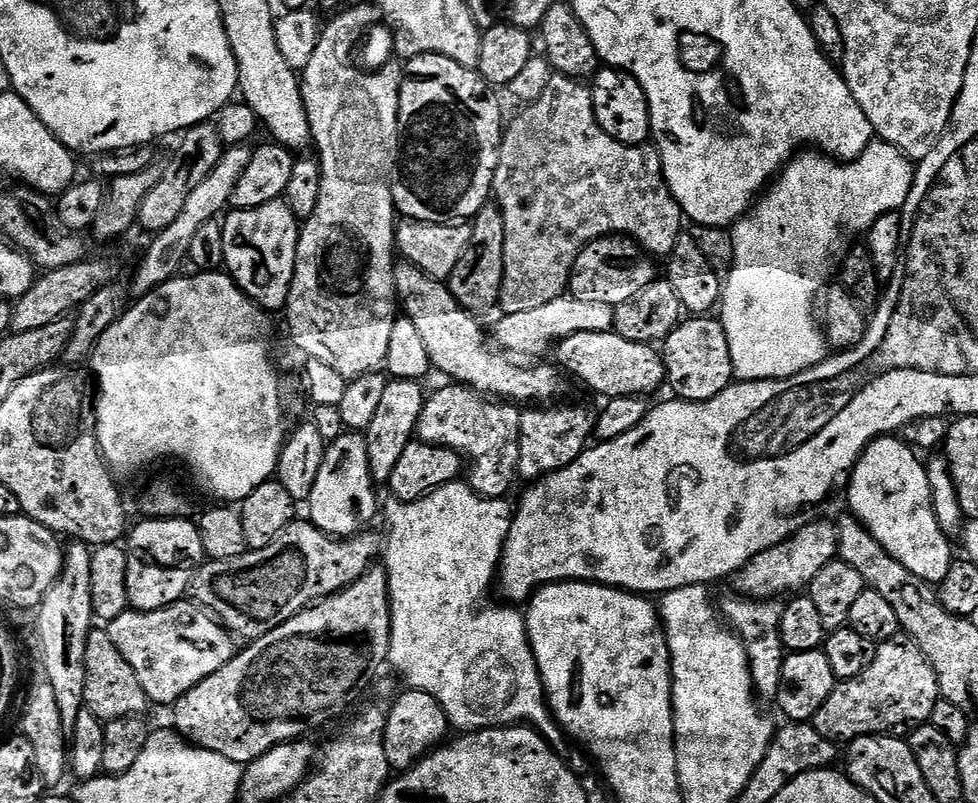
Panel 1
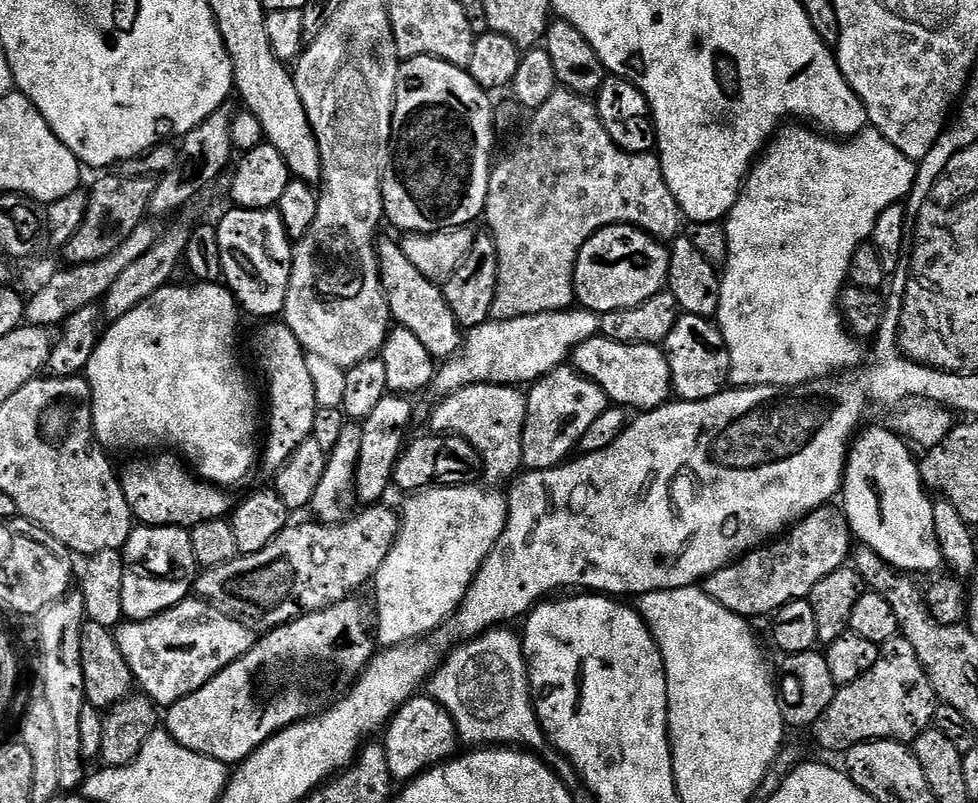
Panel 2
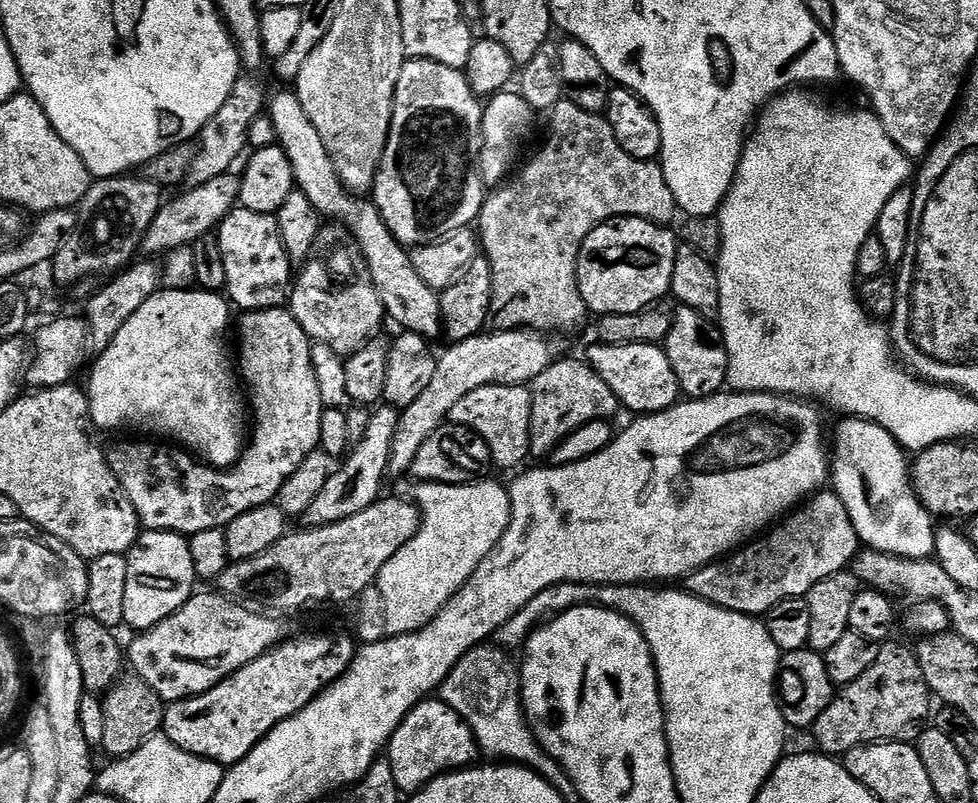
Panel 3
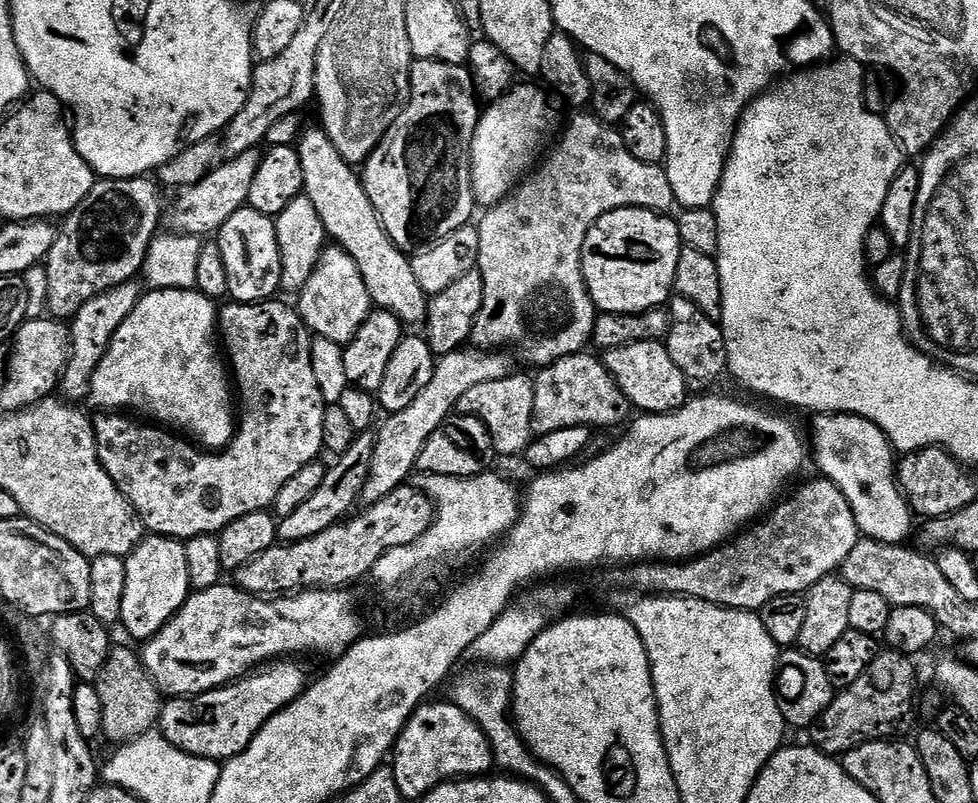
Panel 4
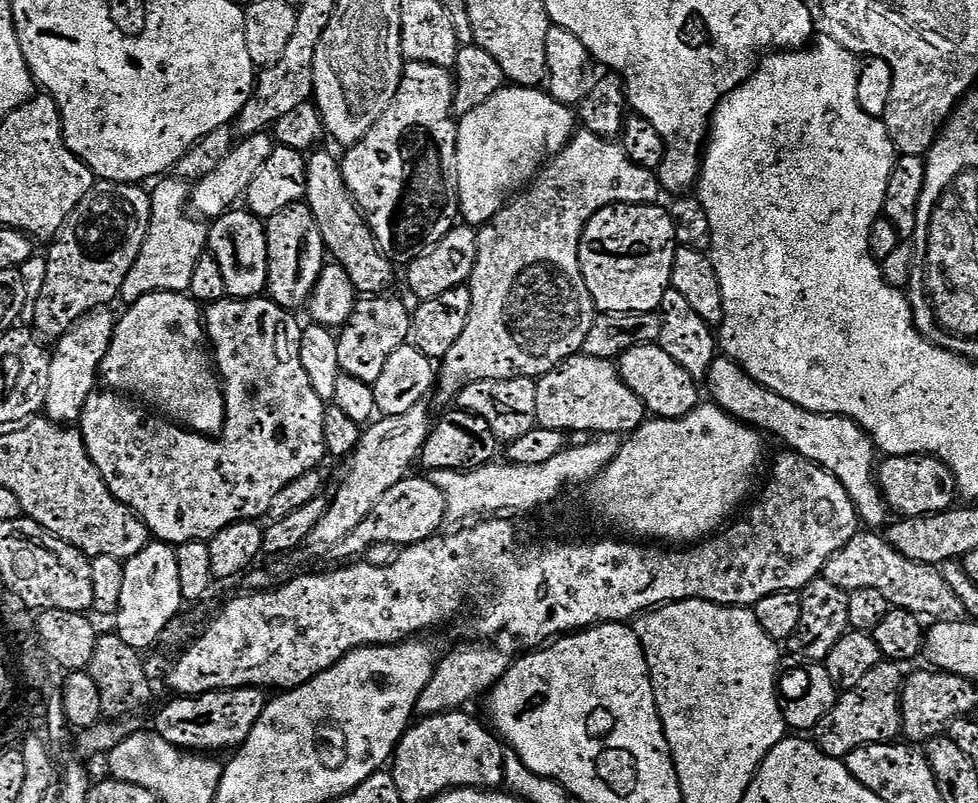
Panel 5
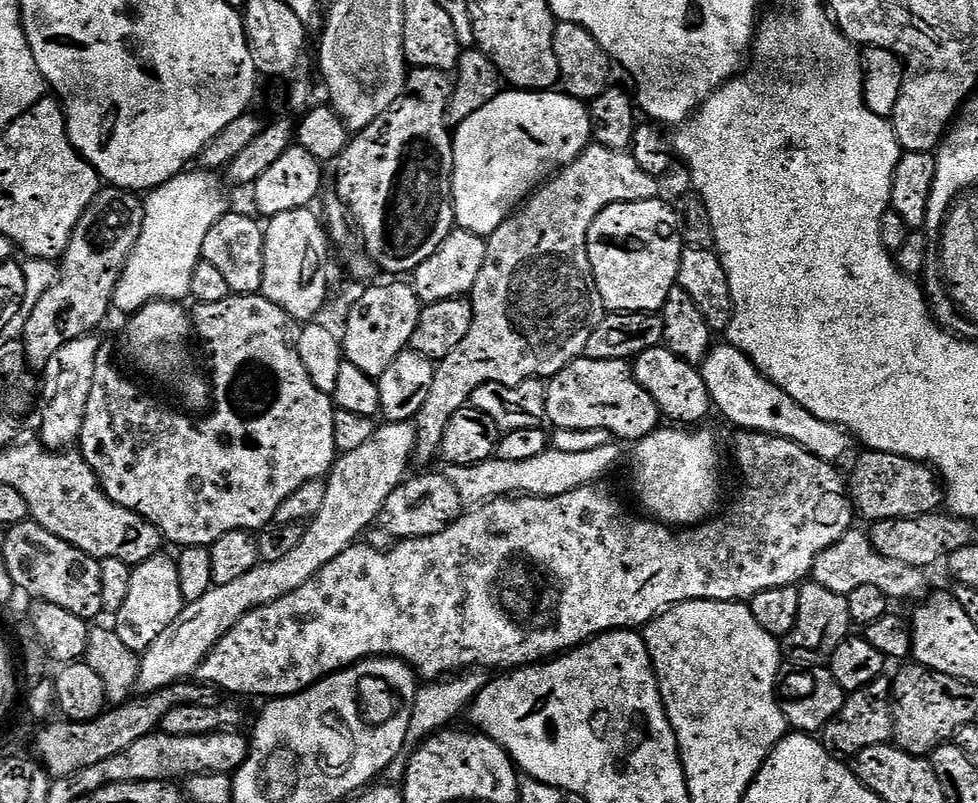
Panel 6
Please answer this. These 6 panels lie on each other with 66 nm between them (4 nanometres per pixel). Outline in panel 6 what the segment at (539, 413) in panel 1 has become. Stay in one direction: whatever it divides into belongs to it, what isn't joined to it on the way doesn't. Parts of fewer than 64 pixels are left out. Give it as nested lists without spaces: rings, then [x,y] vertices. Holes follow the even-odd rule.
[[[585,355],[571,360],[547,381],[546,406],[546,420],[553,429],[606,430],[620,442],[646,438],[662,424],[659,406],[633,376],[627,360],[592,360]]]

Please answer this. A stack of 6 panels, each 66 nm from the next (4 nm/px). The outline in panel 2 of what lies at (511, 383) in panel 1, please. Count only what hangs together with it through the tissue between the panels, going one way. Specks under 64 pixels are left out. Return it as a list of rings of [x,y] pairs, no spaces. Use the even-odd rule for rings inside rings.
[[[381,239],[378,251],[380,281],[388,299],[388,309],[392,312],[393,321],[399,327],[418,334],[418,342],[422,342],[422,346],[426,346],[426,350],[430,350],[430,354],[437,361],[443,362],[448,357],[457,355],[462,348],[462,329],[446,302],[441,285],[423,276],[413,266],[395,239]]]

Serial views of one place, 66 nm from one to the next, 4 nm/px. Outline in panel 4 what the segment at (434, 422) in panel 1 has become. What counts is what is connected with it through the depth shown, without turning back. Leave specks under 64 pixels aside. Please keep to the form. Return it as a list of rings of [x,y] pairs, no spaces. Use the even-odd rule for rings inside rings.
[[[519,374],[502,378],[498,382],[482,382],[474,390],[466,390],[455,406],[457,413],[476,416],[490,430],[494,446],[501,457],[524,454],[534,439],[532,419],[534,418],[534,383]]]

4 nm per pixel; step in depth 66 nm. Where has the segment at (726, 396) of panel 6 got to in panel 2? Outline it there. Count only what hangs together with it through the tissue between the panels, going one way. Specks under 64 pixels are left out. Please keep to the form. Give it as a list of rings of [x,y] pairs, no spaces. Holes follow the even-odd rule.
[[[891,427],[866,428],[853,439],[848,450],[848,459],[844,465],[842,511],[848,520],[851,535],[857,541],[860,539],[859,543],[863,547],[874,550],[874,554],[882,557],[885,564],[901,573],[932,572],[936,567],[941,567],[942,561],[938,546],[938,534],[934,534],[933,501],[928,500],[929,493],[920,476],[917,457],[912,457],[911,450],[913,451],[913,449],[897,436]]]

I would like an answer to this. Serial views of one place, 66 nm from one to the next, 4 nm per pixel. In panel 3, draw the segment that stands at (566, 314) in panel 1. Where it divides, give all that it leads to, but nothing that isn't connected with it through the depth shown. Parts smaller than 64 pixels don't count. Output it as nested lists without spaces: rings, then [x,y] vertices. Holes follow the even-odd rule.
[[[511,328],[508,332],[495,330],[485,331],[474,338],[466,338],[462,342],[448,346],[443,353],[439,353],[434,370],[434,378],[430,378],[430,386],[410,402],[400,412],[398,430],[394,430],[394,446],[388,463],[388,476],[400,476],[411,469],[415,455],[422,450],[422,442],[434,434],[440,425],[451,417],[454,406],[470,390],[478,390],[482,386],[501,384],[514,386],[531,385],[533,380],[552,365],[554,353],[552,344],[547,335],[542,332],[533,332],[527,328]]]

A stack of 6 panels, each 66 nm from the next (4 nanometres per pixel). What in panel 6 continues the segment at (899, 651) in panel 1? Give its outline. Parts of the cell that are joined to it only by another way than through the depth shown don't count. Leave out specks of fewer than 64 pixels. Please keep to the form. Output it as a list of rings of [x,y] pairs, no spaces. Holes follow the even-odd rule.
[[[887,675],[879,676],[870,686],[847,693],[842,710],[826,722],[822,743],[827,752],[837,758],[851,758],[870,746],[889,743],[894,736],[894,697],[892,680]]]

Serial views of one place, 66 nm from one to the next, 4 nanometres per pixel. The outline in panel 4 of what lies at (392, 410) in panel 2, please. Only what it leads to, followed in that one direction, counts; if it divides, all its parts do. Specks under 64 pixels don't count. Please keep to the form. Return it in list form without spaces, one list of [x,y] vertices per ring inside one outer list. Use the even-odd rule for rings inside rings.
[[[371,431],[359,433],[350,450],[346,450],[346,454],[338,457],[335,461],[336,465],[333,463],[329,467],[326,478],[322,478],[322,486],[318,486],[315,494],[306,502],[302,502],[302,506],[298,506],[294,514],[279,517],[276,526],[277,537],[285,544],[297,544],[306,538],[314,538],[322,534],[333,524],[341,523],[360,500],[362,490],[366,486],[366,478],[370,474],[370,462],[375,445],[376,438]]]

